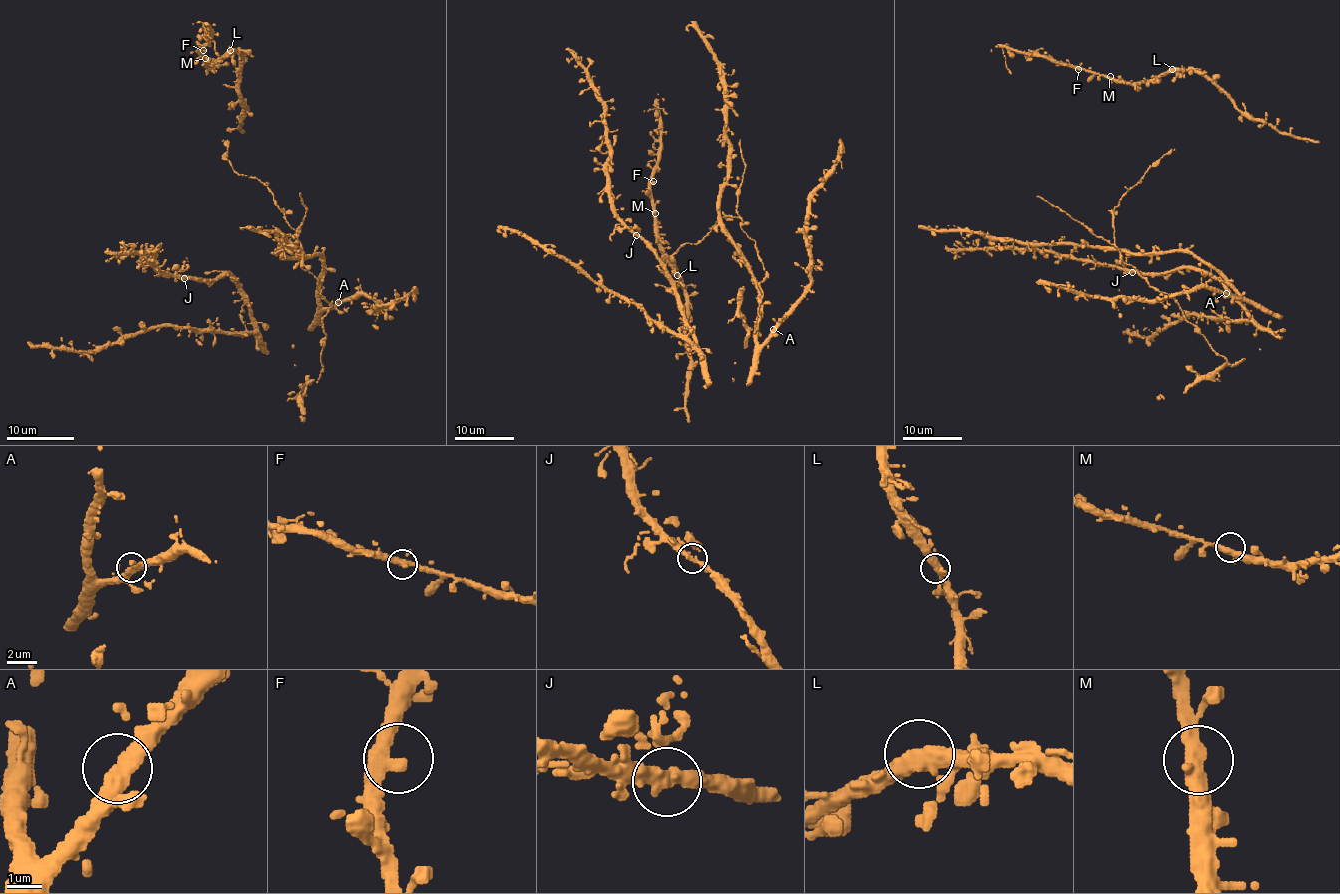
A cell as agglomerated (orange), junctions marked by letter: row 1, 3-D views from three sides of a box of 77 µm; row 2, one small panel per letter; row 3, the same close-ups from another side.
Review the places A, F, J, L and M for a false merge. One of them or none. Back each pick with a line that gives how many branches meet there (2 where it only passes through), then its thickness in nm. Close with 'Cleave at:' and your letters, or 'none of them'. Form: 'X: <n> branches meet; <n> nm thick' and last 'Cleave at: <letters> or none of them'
Cleave at: none of them

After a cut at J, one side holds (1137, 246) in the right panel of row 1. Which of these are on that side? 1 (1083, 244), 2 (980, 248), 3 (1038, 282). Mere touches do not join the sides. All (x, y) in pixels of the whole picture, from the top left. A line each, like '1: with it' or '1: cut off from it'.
1: with it
2: cut off from it
3: with it

